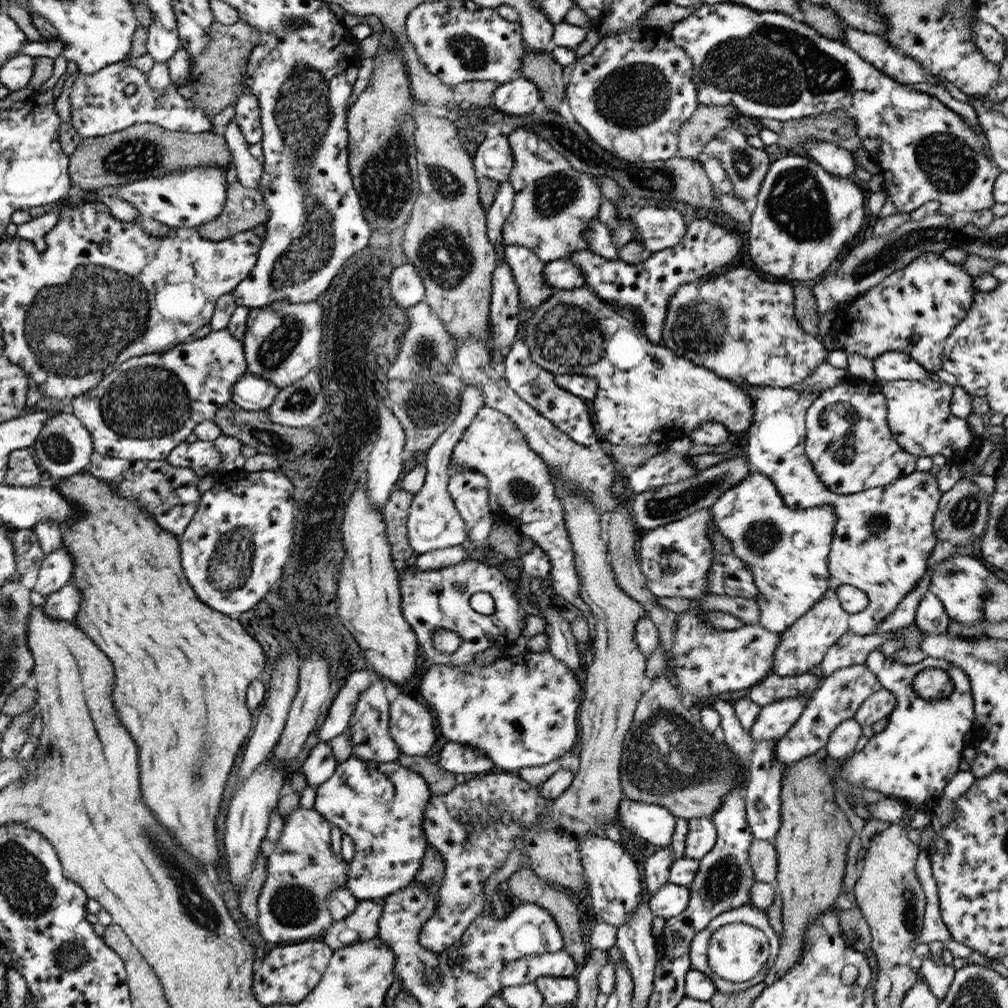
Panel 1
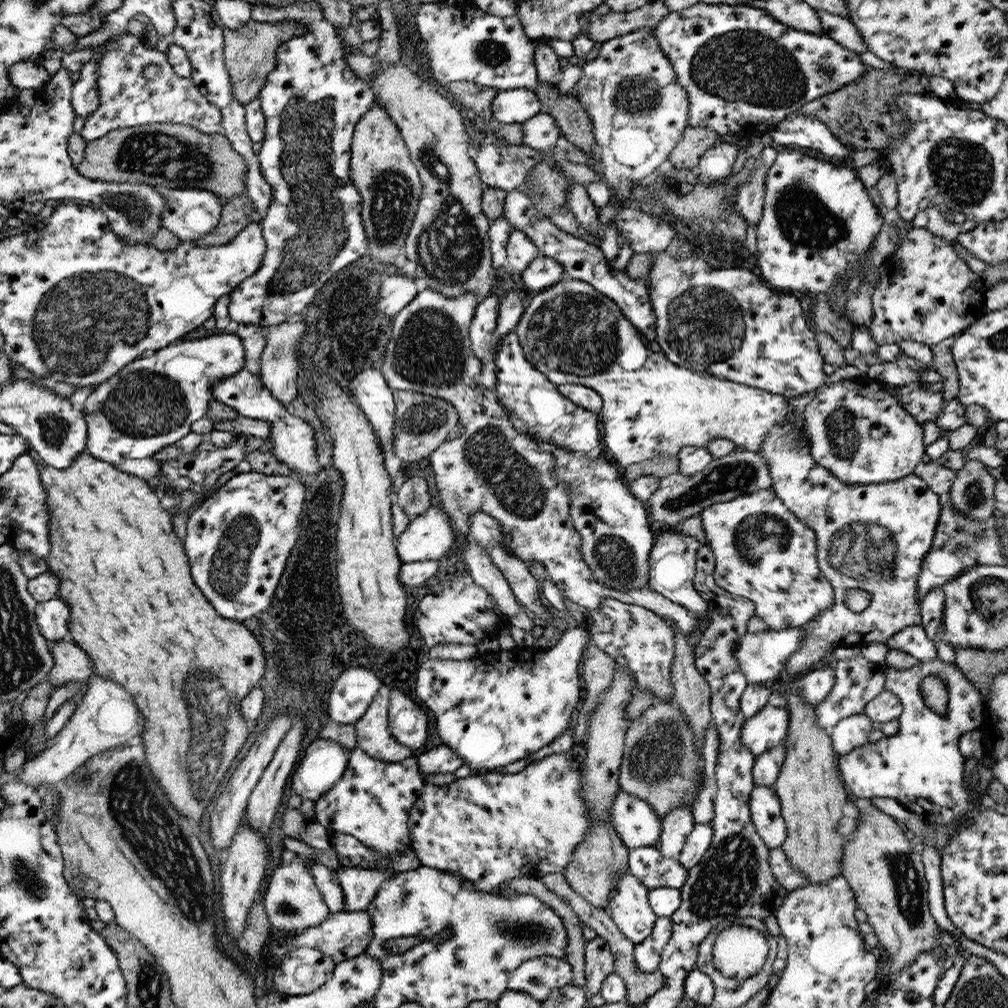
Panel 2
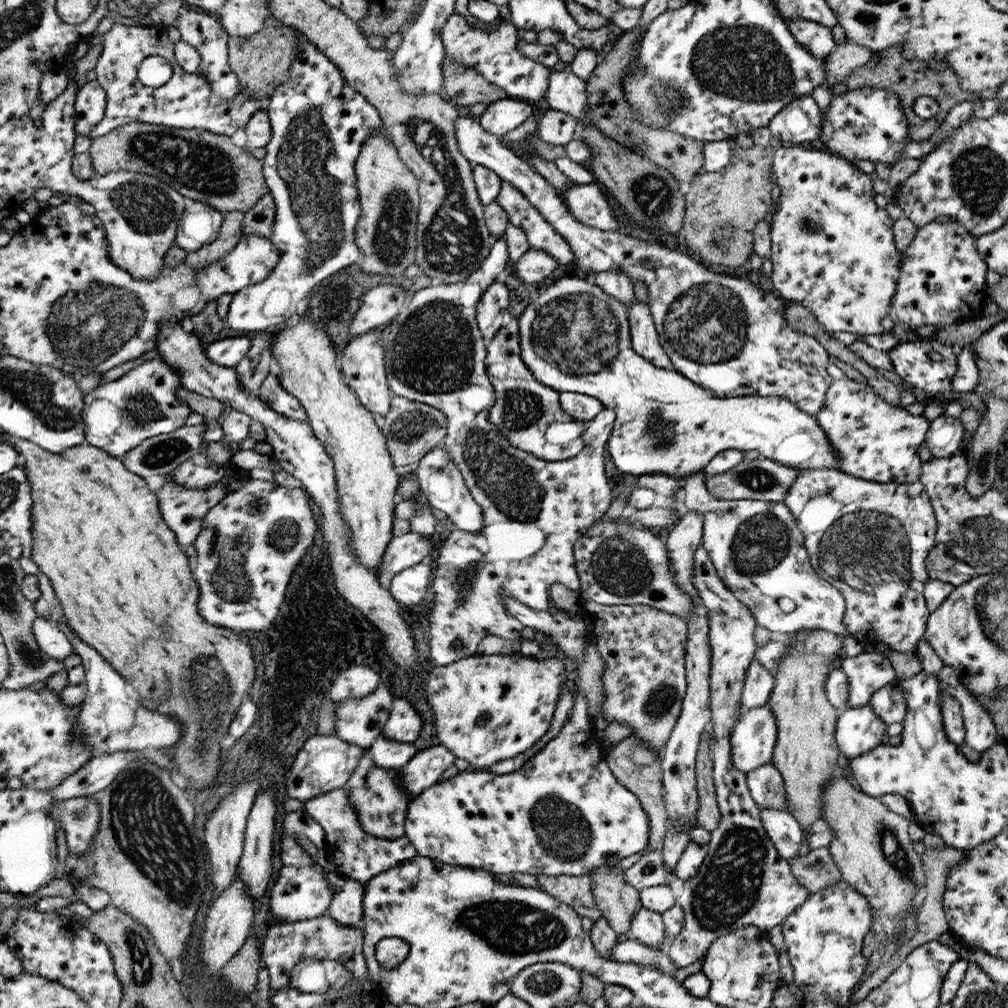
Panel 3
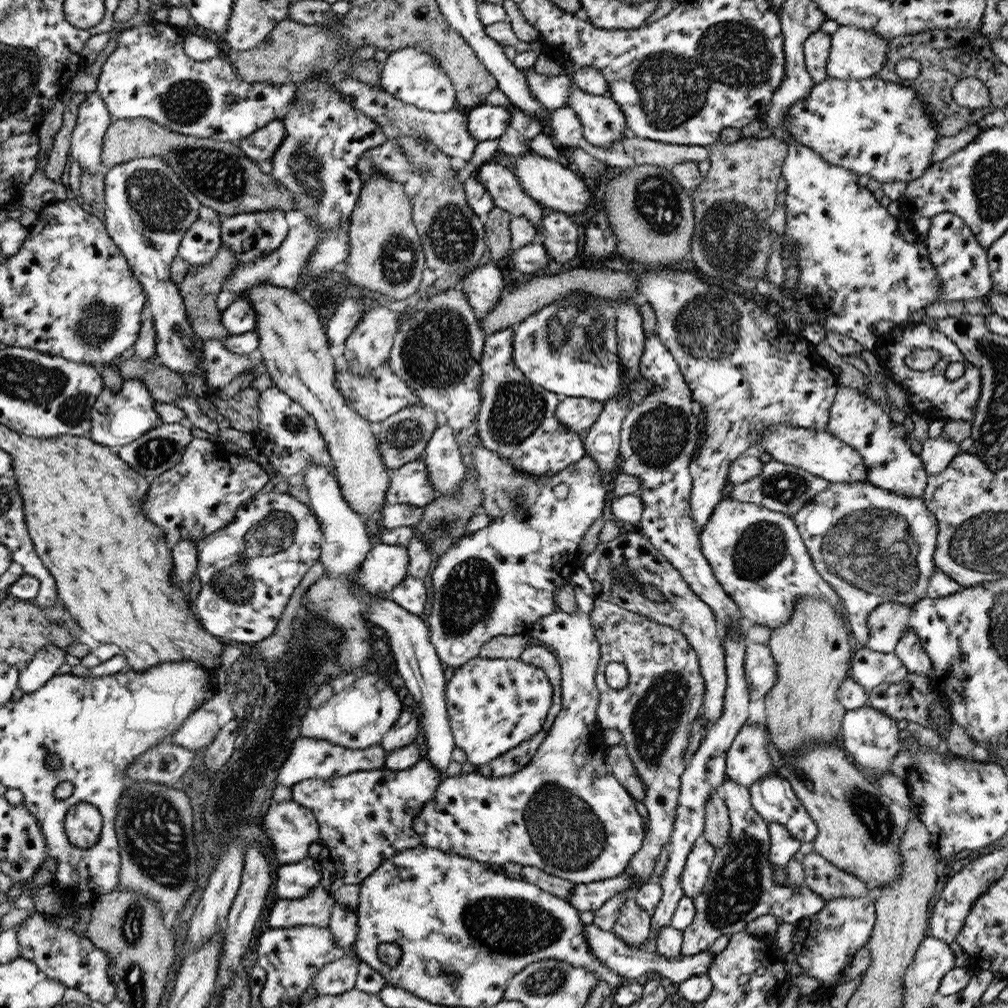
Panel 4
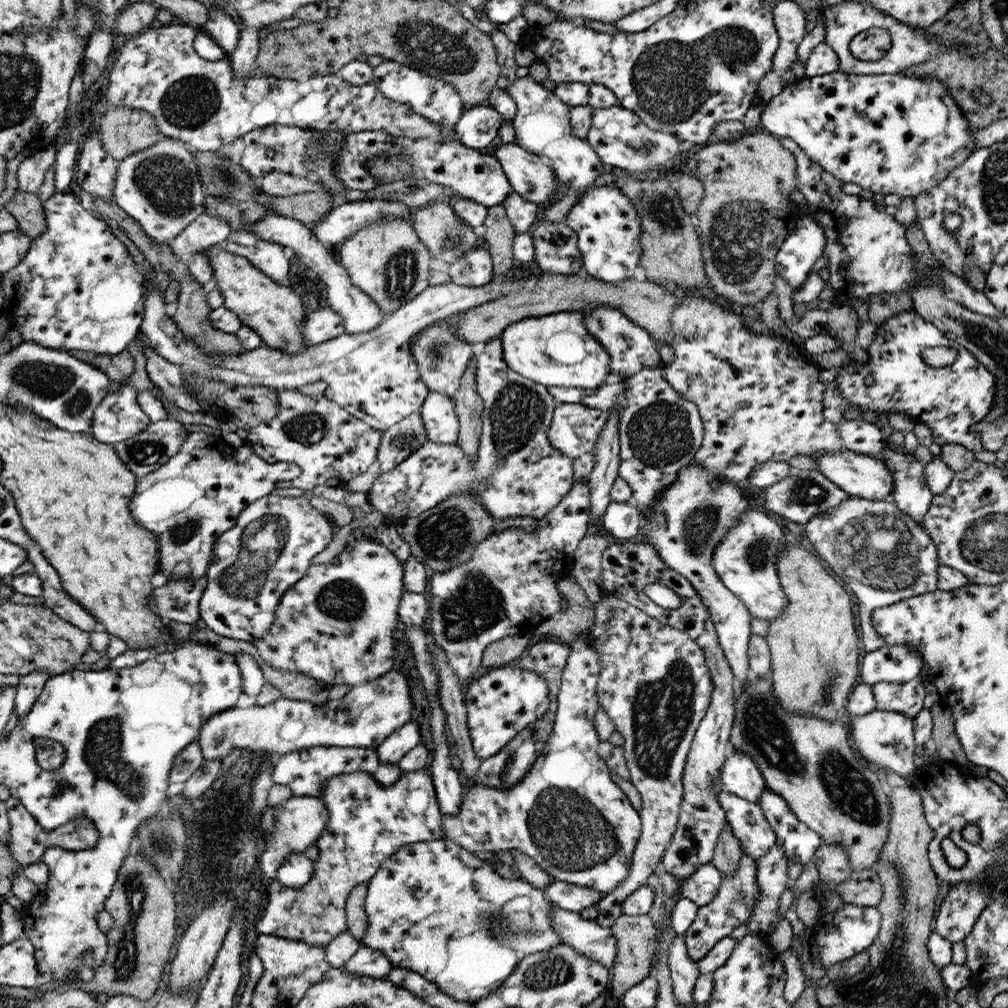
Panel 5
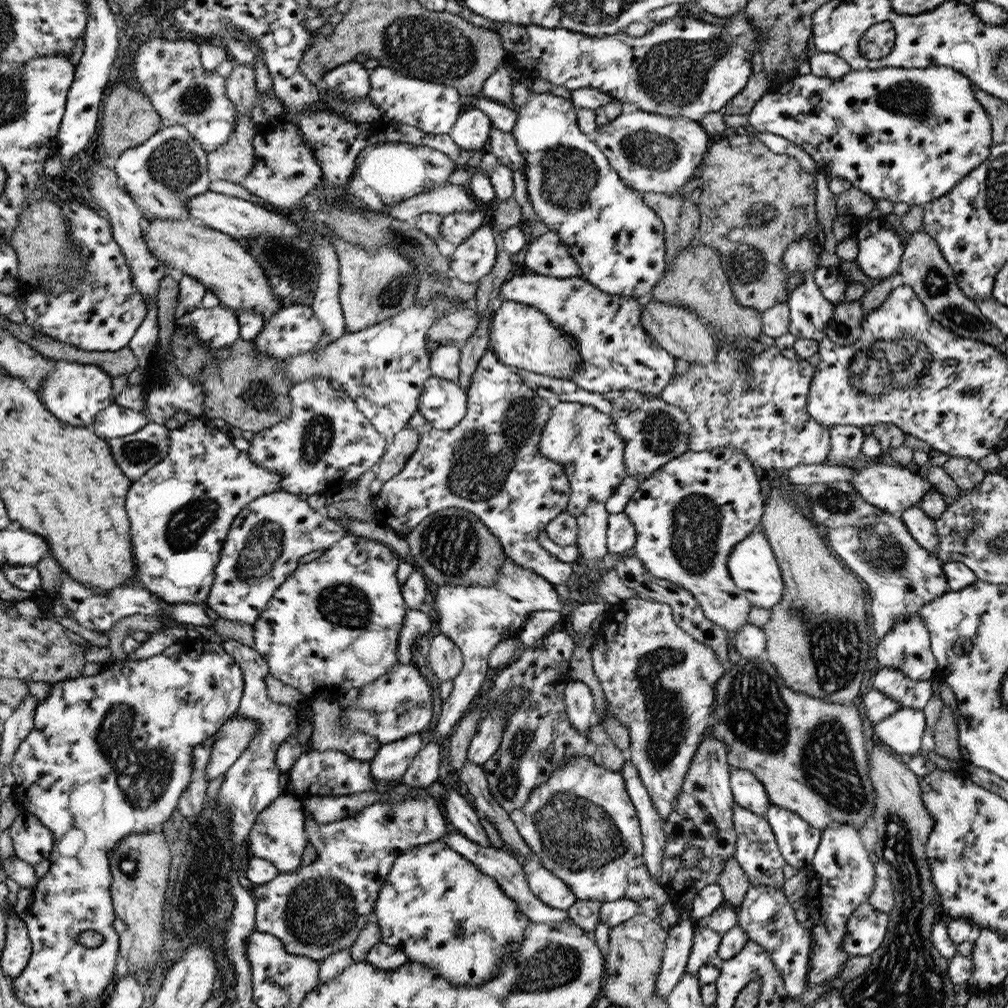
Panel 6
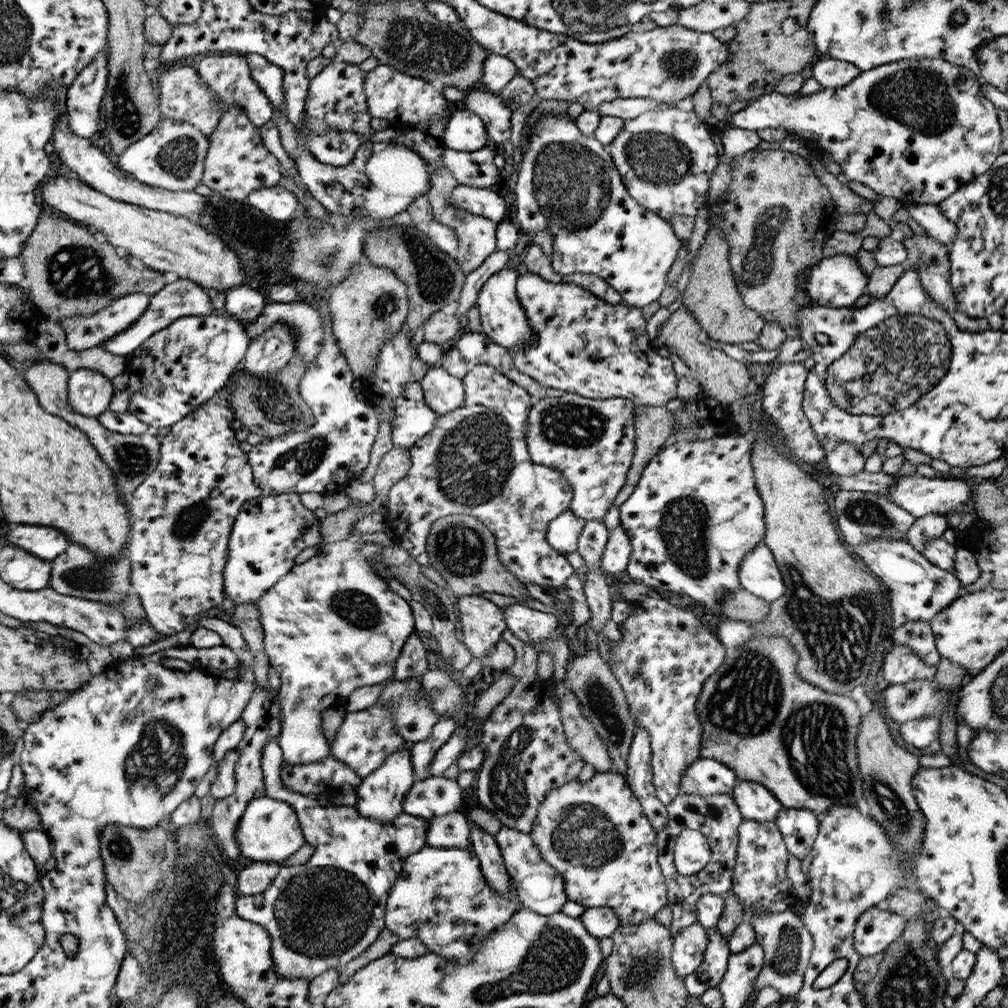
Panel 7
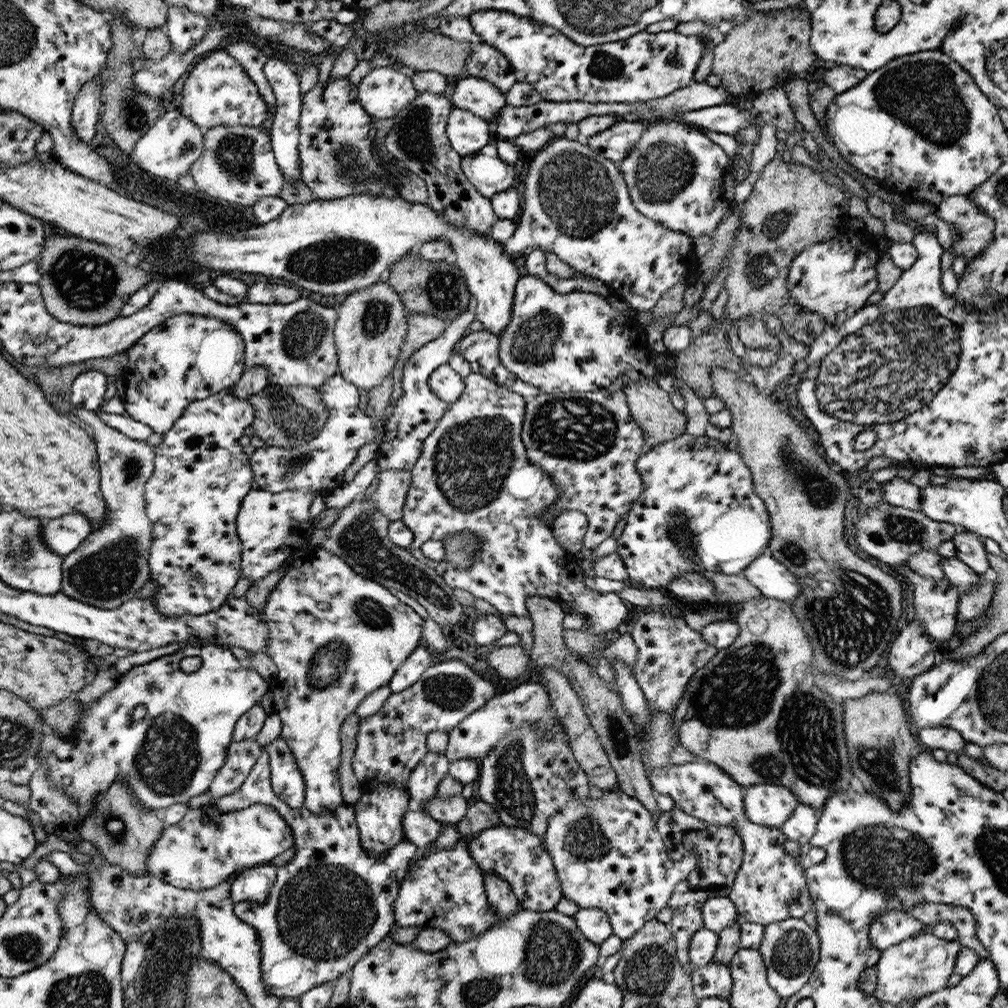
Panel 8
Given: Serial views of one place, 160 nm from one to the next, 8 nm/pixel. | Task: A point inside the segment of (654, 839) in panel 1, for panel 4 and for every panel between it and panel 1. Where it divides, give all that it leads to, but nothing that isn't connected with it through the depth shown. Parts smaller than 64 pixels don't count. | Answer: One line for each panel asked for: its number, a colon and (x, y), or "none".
2: (636, 823)
3: (563, 813)
4: (564, 813)

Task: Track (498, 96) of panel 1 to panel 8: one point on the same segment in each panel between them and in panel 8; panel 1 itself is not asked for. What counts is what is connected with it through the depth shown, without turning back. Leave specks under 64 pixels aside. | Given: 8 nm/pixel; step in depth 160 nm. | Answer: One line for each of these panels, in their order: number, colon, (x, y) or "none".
2: (515, 106)
3: (500, 117)
4: (486, 122)
5: (477, 127)
6: (471, 130)
7: (465, 131)
8: (468, 133)

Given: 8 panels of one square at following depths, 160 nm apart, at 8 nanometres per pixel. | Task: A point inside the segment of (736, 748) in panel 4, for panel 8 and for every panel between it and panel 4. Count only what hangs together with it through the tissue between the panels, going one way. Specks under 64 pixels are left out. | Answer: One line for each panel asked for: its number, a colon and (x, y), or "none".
5: (739, 776)
6: (748, 792)
7: (755, 802)
8: (767, 804)

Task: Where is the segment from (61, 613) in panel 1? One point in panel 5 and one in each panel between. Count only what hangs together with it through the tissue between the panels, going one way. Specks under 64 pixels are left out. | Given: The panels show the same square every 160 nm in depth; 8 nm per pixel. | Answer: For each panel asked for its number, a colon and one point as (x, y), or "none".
2: (52, 616)
3: (52, 641)
4: (44, 666)
5: (31, 685)

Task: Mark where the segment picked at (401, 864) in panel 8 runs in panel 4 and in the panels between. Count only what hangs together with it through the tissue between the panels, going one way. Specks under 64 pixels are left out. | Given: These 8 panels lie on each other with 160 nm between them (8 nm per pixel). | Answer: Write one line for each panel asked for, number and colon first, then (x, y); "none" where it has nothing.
4: (365, 817)
5: (367, 823)
6: (323, 907)
7: (320, 915)

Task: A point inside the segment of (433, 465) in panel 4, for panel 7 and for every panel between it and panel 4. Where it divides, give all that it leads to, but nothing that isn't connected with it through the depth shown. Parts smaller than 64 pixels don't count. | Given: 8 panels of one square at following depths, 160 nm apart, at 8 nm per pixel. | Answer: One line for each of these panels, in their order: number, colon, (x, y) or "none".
5: (438, 411)
6: (443, 403)
7: (445, 393)

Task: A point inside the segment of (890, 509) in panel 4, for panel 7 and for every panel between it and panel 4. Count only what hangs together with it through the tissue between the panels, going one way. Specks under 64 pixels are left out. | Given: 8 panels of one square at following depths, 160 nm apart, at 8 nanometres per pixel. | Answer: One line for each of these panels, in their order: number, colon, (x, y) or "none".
5: (881, 554)
6: (902, 577)
7: (918, 590)

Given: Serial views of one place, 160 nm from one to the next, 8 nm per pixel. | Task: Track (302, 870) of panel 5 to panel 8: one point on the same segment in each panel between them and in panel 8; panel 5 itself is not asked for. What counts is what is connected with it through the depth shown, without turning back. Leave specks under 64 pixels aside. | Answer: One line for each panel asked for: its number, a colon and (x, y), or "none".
6: (278, 836)
7: (269, 830)
8: (207, 847)

